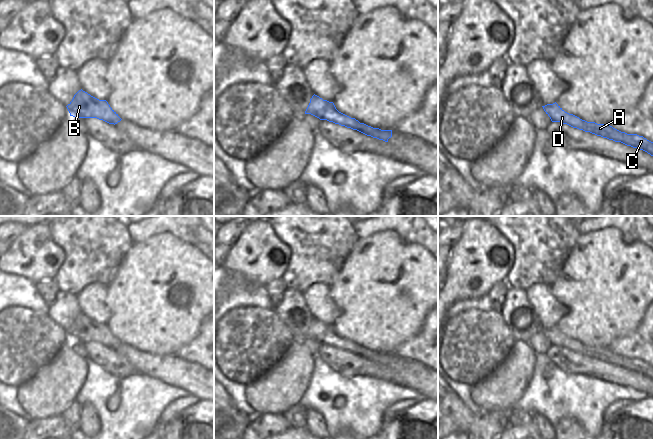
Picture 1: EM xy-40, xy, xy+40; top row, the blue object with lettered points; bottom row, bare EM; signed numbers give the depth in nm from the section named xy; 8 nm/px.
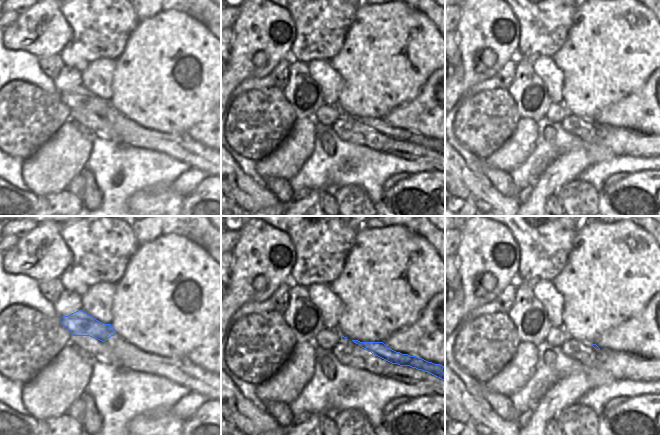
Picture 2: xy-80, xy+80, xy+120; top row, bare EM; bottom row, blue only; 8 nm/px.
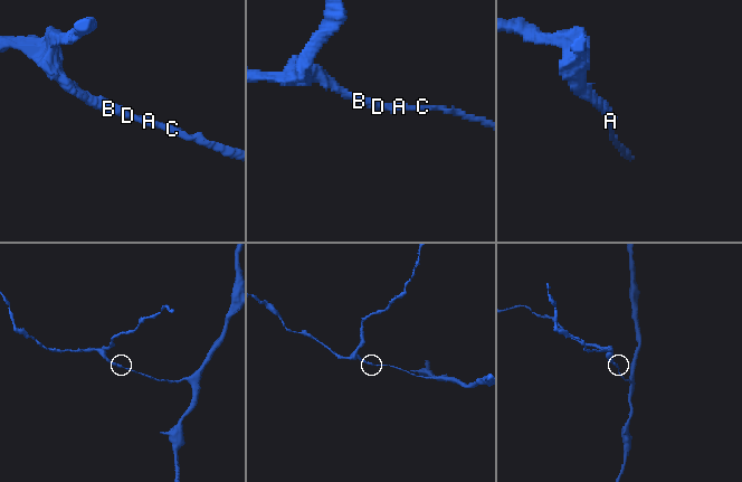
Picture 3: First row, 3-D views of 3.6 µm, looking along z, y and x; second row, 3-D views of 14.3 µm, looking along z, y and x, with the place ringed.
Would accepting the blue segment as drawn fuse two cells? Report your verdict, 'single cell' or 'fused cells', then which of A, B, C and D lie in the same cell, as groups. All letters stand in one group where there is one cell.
single cell | A B C D

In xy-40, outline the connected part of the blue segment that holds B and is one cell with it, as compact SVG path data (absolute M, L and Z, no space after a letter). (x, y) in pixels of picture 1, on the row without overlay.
M82 313L66 331L75 342L97 342L114 349L122 344L106 324L99 324Z

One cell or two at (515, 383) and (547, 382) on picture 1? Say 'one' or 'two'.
two

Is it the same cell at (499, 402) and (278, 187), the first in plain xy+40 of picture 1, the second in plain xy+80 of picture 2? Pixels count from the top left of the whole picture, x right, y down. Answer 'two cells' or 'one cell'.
two cells

